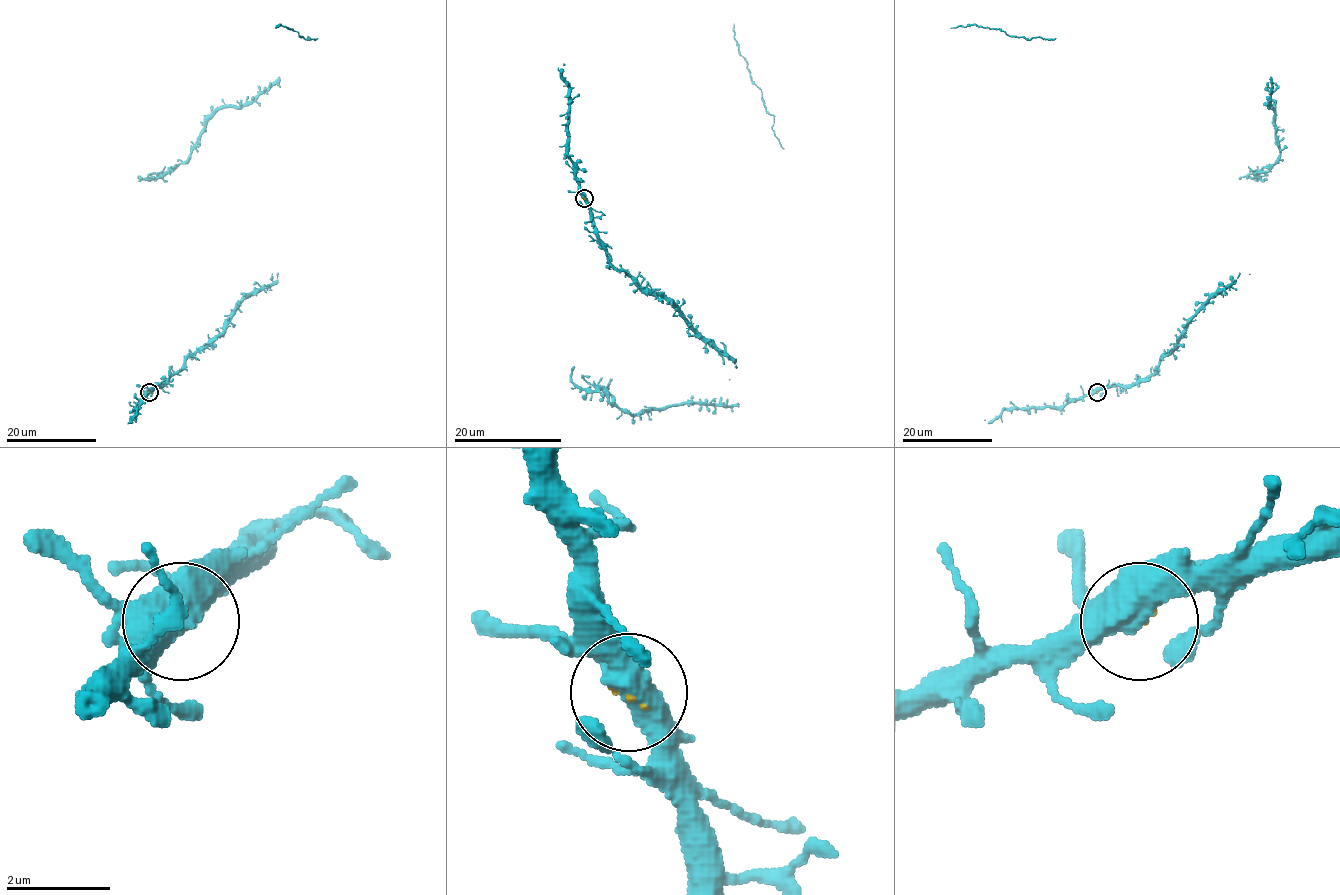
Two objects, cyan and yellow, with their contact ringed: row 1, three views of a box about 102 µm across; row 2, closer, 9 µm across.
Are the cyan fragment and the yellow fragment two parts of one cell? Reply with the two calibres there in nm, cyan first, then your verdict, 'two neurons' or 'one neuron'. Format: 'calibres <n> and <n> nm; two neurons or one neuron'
calibres 550 and 60 nm; one neuron

